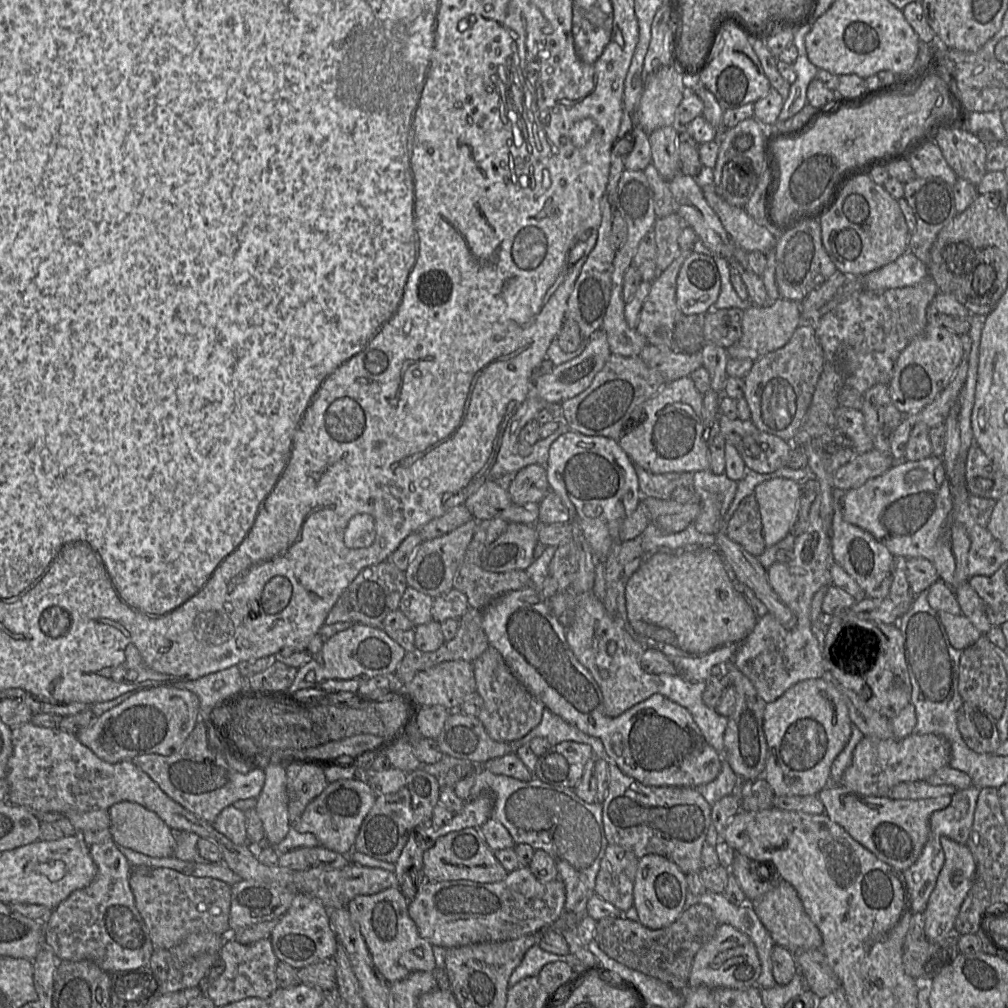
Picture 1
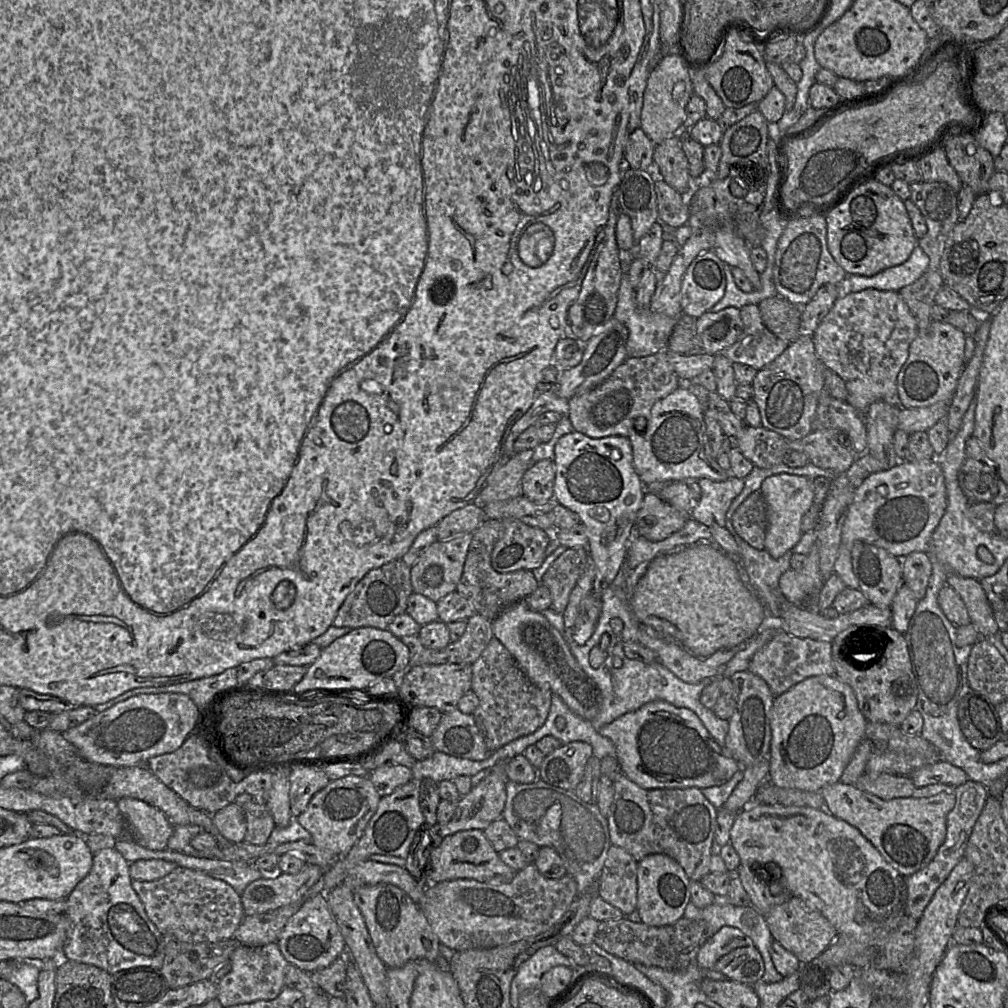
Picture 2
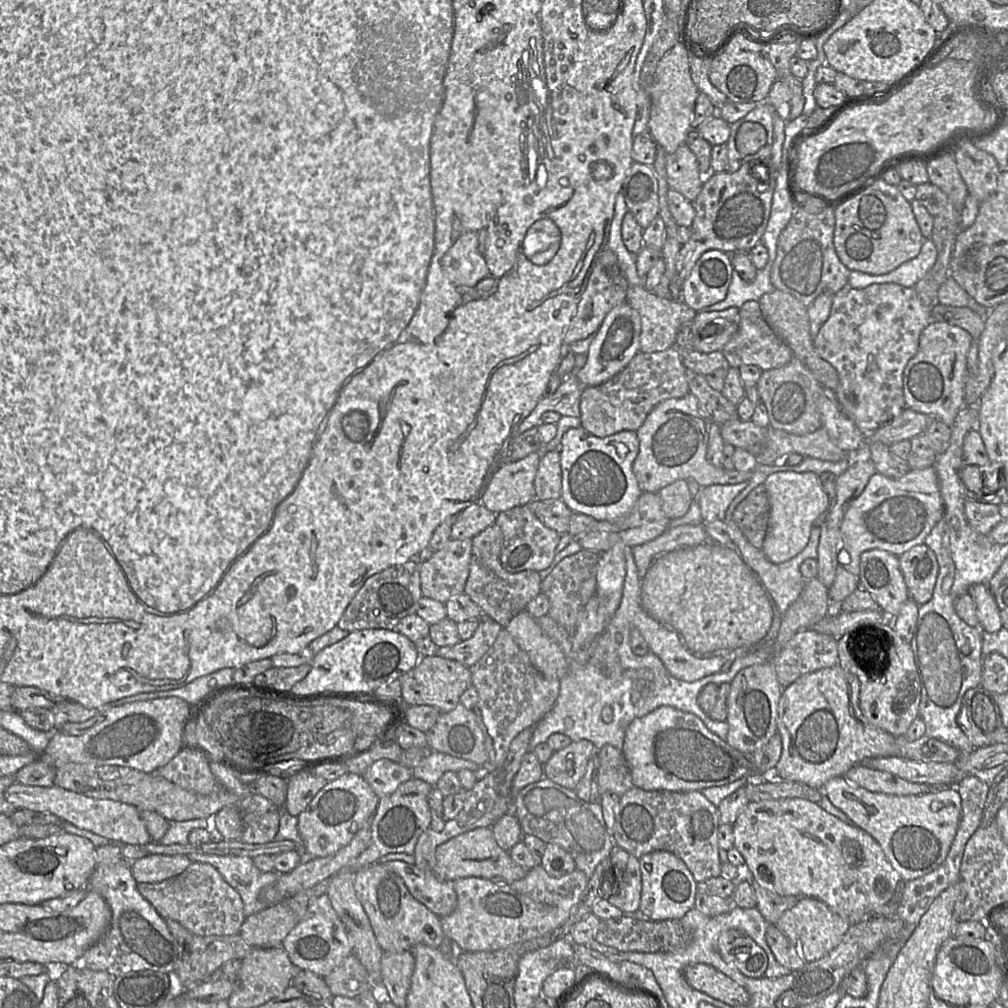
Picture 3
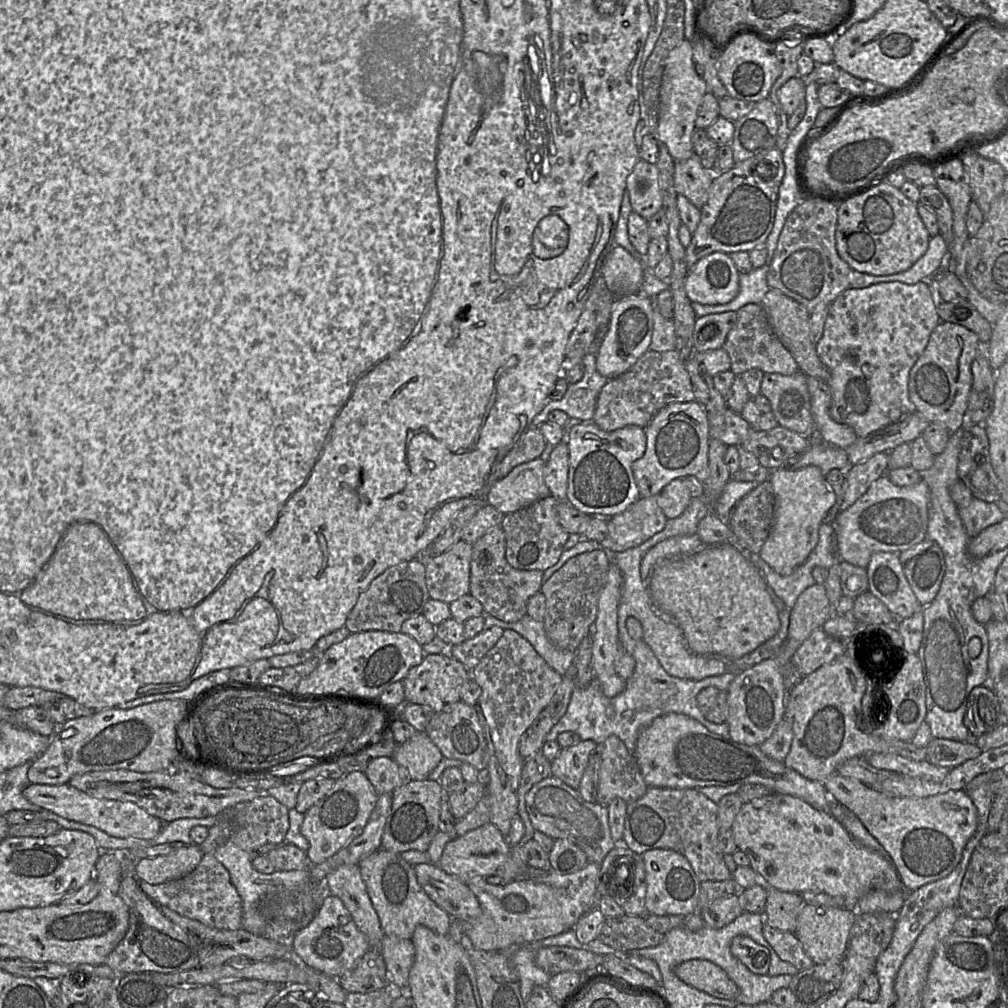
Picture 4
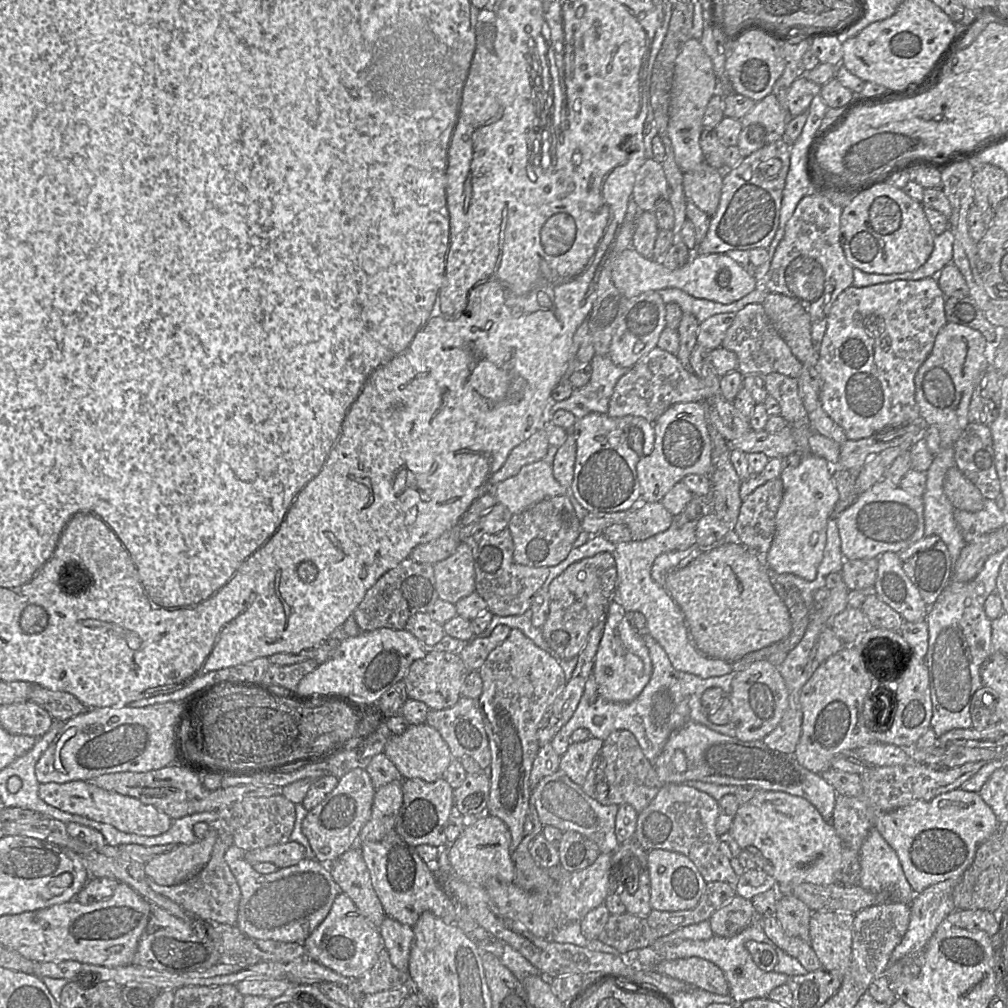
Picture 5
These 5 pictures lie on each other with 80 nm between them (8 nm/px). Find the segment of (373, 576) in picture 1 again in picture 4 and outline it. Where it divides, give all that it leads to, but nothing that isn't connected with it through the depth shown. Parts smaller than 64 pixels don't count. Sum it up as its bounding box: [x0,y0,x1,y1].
[344,558,430,633]

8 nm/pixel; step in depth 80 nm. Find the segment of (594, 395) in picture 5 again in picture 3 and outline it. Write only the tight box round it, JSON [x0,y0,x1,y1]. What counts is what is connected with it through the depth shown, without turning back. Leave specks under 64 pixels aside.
[518,354,587,434]

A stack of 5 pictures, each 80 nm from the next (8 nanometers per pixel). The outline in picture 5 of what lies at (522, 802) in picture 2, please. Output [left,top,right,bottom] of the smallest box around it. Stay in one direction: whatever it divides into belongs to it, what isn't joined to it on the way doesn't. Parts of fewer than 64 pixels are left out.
[530,771,619,853]

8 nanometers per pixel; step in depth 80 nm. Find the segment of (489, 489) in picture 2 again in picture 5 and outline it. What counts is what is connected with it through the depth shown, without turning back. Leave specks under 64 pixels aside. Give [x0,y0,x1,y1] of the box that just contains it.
[493,460,569,515]

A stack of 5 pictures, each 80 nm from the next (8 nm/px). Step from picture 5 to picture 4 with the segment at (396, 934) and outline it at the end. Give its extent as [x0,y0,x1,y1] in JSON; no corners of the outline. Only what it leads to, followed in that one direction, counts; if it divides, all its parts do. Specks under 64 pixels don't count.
[381,935,415,991]

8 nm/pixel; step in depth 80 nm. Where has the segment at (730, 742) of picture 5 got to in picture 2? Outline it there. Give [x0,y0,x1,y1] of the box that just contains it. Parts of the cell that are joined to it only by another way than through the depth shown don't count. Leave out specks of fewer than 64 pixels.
[597,700,742,789]

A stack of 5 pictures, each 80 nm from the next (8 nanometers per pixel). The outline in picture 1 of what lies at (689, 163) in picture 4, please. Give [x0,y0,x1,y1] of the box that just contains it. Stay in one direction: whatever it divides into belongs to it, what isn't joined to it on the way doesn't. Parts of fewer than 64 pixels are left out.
[649,126,680,181]

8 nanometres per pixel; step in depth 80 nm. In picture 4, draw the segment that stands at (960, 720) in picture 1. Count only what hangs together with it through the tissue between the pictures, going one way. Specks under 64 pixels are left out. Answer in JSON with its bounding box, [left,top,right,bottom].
[963,686,1006,738]

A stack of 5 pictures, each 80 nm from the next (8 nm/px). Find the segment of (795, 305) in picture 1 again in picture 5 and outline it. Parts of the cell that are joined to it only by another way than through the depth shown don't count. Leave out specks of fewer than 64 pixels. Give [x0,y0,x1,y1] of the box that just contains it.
[721,303,803,378]

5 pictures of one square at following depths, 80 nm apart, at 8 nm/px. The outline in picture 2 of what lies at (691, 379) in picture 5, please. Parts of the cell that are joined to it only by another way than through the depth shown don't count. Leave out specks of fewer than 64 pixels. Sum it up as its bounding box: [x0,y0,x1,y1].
[567,351,682,437]

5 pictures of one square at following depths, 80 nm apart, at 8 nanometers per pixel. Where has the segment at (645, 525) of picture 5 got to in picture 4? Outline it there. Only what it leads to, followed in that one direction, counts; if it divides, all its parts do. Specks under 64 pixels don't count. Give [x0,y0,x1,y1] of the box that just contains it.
[600,496,667,553]

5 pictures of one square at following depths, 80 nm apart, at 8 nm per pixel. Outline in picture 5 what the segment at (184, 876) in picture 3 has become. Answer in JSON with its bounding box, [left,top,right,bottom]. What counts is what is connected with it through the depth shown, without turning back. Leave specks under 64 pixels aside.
[149,832,241,925]

